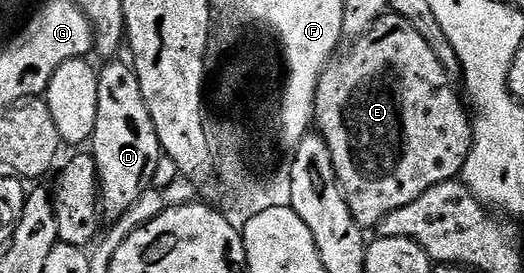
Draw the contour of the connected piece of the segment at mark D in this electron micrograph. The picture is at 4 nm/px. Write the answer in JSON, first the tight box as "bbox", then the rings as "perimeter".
{"bbox":[89,60,161,216],"perimeter":[[[120,60],[106,63],[104,70],[98,71],[97,124],[89,143],[90,153],[95,156],[99,169],[101,206],[111,216],[123,214],[133,204],[137,196],[152,185],[159,170],[161,147],[153,116],[145,104],[141,84],[135,75],[134,65],[127,66]]]}

